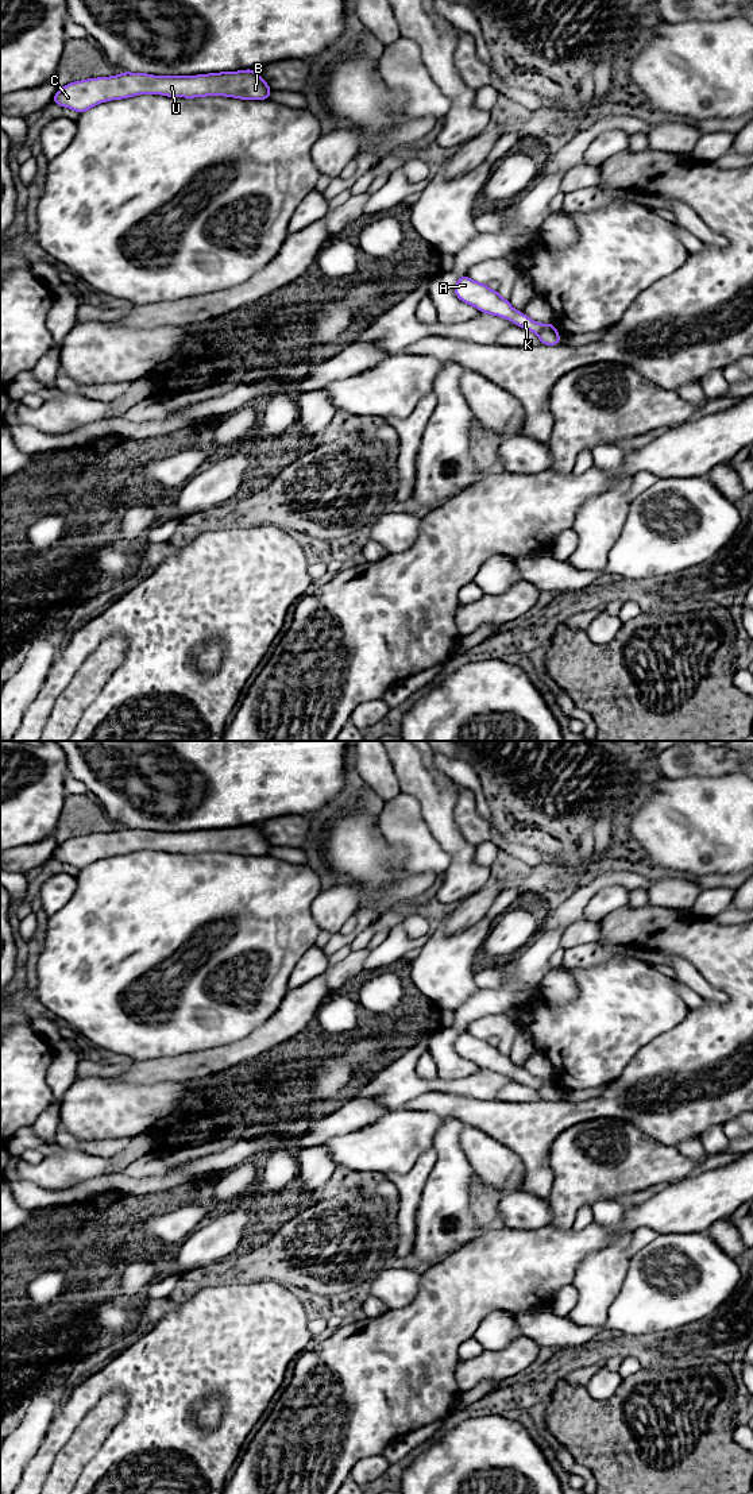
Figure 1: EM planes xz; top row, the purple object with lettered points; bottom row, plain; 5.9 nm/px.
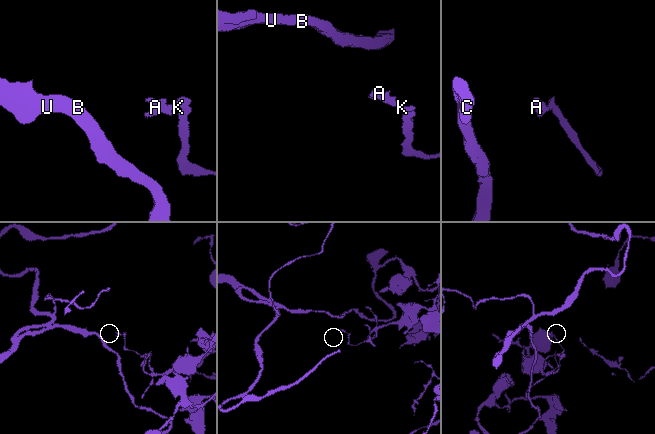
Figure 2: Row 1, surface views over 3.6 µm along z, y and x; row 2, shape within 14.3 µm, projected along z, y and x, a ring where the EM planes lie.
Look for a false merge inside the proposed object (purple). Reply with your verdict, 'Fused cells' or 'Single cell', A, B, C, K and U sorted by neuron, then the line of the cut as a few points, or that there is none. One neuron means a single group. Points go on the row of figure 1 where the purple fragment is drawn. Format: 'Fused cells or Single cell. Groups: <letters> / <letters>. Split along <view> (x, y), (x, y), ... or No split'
Fused cells. Groups: A K / B C U. Split along xz (553, 328), (545, 328), (537, 334)

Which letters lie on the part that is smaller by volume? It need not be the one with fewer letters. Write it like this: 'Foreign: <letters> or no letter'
Foreign: A, K

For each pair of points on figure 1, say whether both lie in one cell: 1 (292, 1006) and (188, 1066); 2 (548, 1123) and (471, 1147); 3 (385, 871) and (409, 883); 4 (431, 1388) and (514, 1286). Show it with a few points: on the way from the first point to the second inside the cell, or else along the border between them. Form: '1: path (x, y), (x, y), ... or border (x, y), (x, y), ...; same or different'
1: path (270, 1033), (255, 1047), (215, 1061); same
2: border (468, 1124), (495, 1138), (521, 1159); different
3: border (406, 875), (373, 895); different
4: path (431, 1358), (431, 1350), (485, 1296); same

